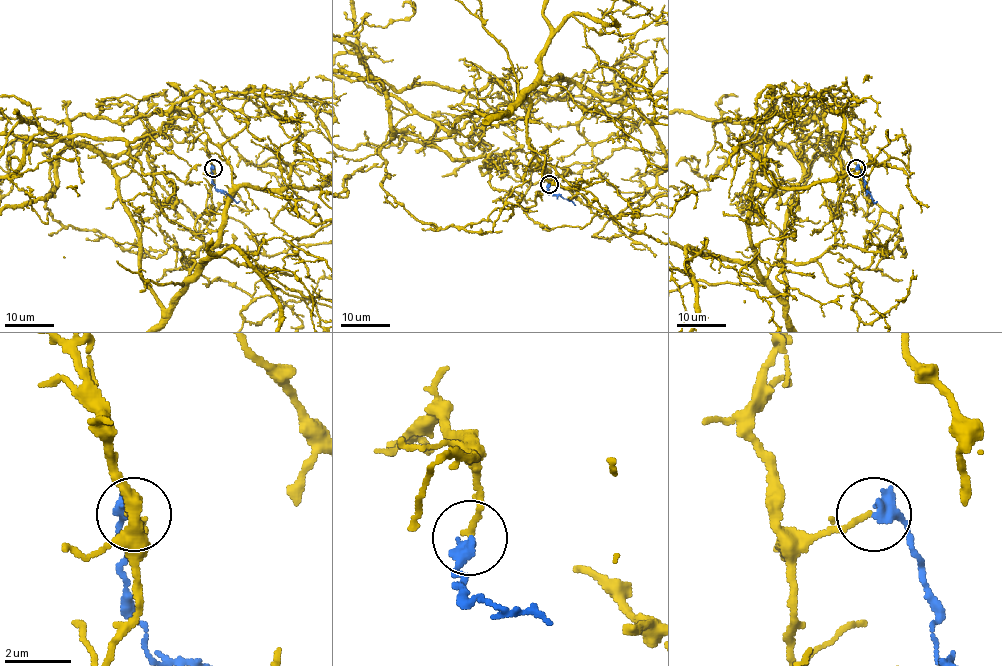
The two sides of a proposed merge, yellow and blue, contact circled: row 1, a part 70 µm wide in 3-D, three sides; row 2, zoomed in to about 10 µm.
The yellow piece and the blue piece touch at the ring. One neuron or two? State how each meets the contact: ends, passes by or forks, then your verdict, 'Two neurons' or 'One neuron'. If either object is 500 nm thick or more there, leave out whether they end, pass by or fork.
At the ring yellow ends. At the ring blue ends. One neuron

